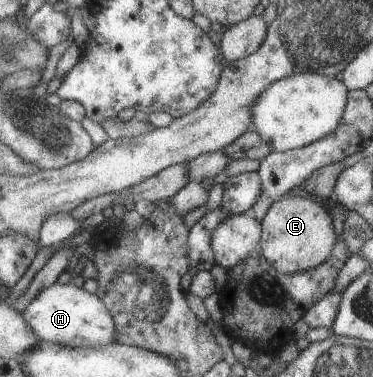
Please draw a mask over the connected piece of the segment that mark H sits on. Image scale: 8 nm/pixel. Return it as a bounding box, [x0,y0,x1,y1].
[20,282,115,347]

